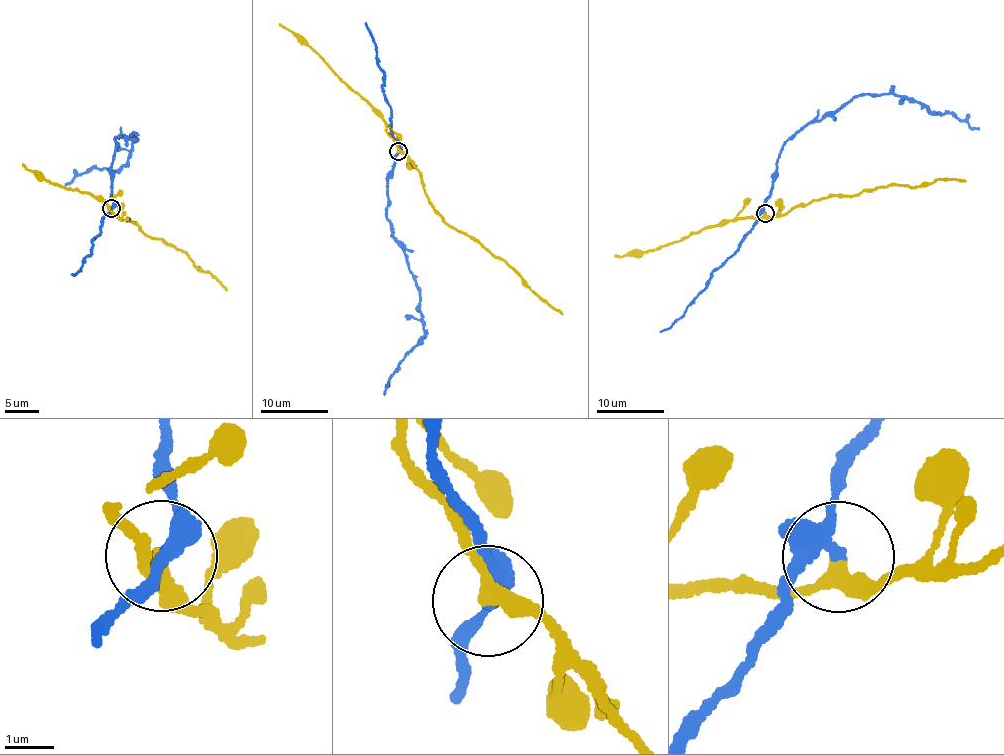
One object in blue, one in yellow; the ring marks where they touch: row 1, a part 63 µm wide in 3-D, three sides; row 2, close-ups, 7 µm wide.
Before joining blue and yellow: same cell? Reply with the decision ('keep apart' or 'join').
keep apart

